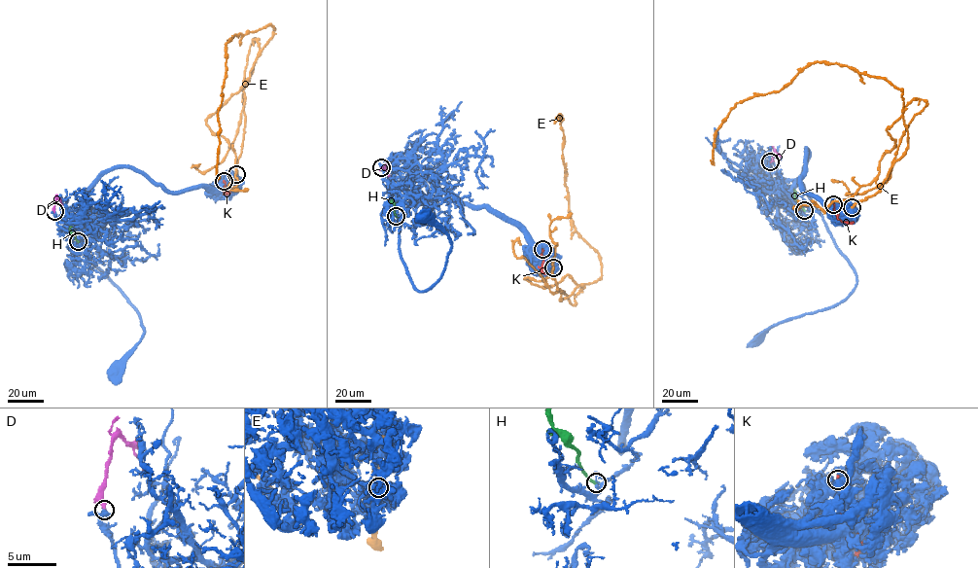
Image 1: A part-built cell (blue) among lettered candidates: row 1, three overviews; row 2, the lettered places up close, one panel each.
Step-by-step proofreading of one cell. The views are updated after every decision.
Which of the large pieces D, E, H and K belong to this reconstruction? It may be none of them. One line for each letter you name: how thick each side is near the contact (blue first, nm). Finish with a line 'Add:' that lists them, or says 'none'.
D: 320 nm thick on the blue side, 300 nm on the other
Add: D

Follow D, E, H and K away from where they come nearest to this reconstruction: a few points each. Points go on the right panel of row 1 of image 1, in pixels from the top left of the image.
D: (770, 162), (775, 151), (780, 160)
E: (852, 207), (882, 186), (907, 135), (902, 90), (847, 65), (809, 62), (779, 90), (737, 102), (710, 160)
H: (804, 210), (793, 190)
K: (834, 204), (838, 219), (853, 222)

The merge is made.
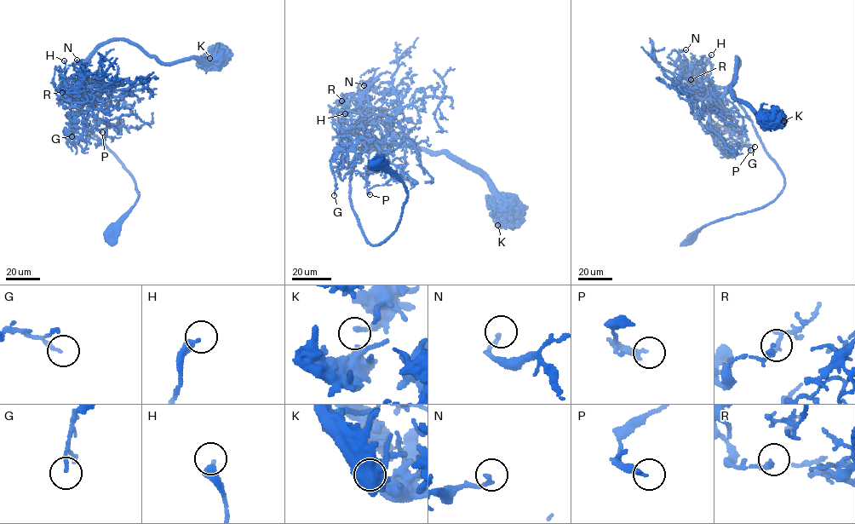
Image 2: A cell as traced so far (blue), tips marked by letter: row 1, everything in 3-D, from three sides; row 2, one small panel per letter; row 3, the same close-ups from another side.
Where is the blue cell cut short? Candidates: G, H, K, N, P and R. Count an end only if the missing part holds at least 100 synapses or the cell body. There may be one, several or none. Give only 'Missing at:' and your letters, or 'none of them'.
Missing at: none of them

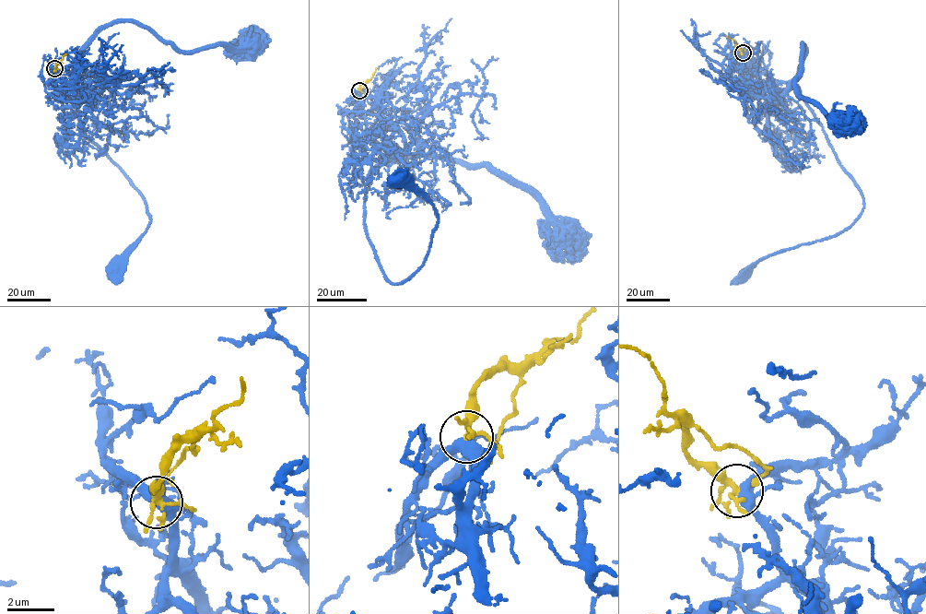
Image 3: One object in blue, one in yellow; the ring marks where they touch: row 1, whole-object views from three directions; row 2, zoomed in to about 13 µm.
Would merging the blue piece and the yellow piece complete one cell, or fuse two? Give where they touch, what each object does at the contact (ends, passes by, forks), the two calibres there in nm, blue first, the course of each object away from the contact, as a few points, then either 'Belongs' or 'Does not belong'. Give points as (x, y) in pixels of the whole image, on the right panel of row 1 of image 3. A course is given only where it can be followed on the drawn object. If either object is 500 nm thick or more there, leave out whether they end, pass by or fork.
Place: (743, 53). At the ring blue forks. At the ring yellow forks. Thickness 400 nm (blue) against 200 nm. Course of blue: (743, 53), (757, 78), (799, 88), (863, 206), (837, 234), (768, 254), (744, 276). Course of yellow: (743, 53), (735, 41), (726, 36). Belongs

